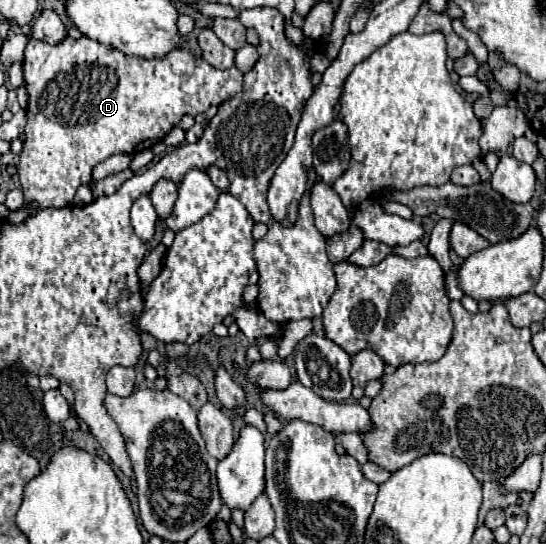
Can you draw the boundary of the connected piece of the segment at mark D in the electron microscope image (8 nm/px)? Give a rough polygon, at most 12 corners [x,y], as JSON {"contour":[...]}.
{"contour":[[31,38],[19,182],[71,206],[95,164],[243,88],[173,50]]}

